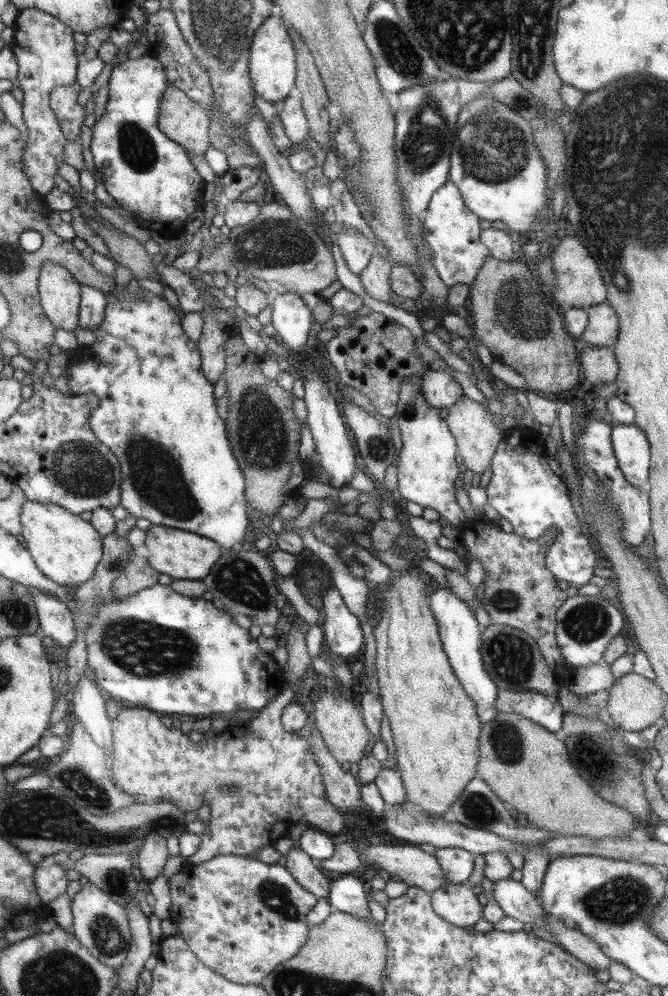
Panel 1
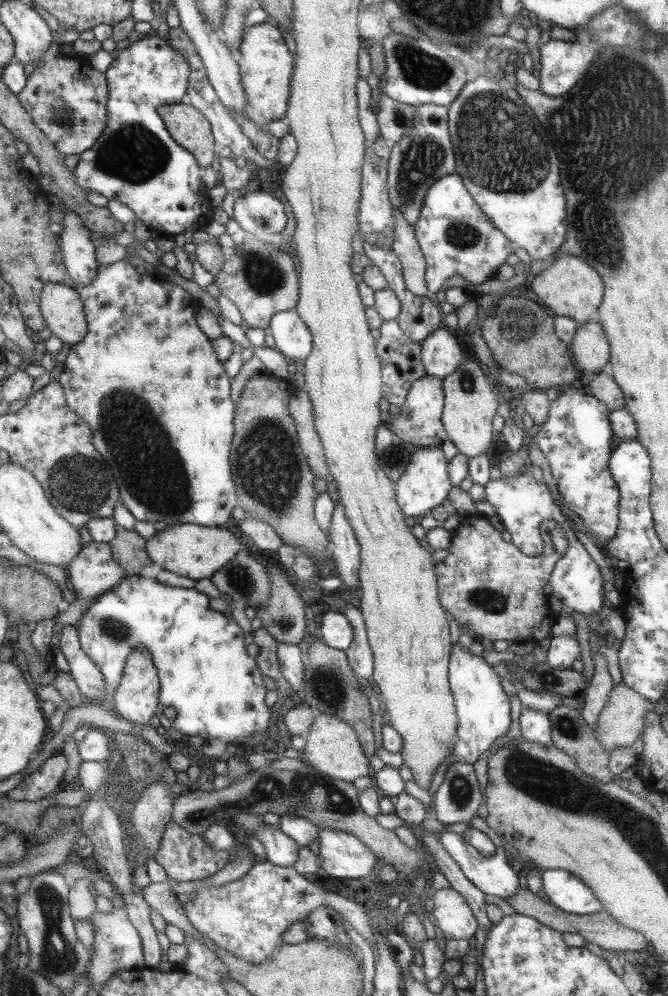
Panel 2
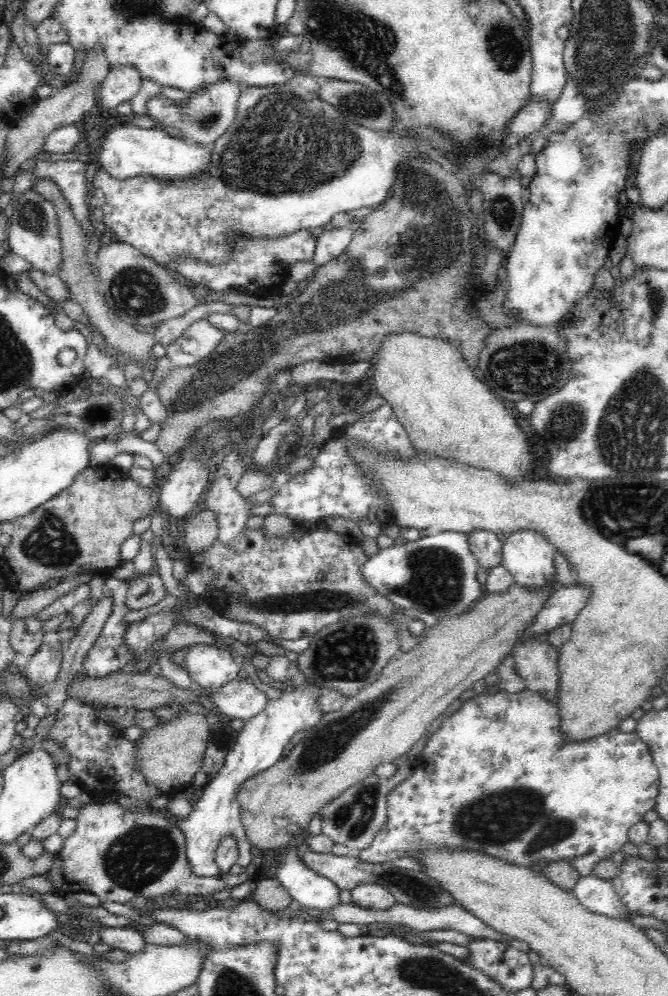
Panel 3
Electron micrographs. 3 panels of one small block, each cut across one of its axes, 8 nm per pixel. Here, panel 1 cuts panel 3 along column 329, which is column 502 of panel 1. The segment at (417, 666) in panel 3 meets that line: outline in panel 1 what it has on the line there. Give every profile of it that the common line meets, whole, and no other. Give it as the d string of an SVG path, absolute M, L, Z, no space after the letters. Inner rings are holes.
M498 712L495 714L492 720L486 722L482 729L482 736L479 736L479 762L478 762L478 773L479 778L483 779L489 788L493 791L493 794L503 802L508 808L513 808L517 813L521 812L521 814L525 814L526 822L531 822L531 824L537 824L541 830L545 830L545 832L553 832L555 836L583 836L585 838L593 838L593 840L605 840L605 838L628 838L628 837L636 837L641 838L636 835L635 828L635 819L633 816L629 815L625 809L621 807L617 807L617 805L611 805L609 801L603 801L597 793L595 793L594 788L591 788L591 784L587 784L587 780L583 779L579 776L579 772L571 764L570 755L566 751L566 746L564 741L559 741L557 737L554 736L553 733L547 732L546 729L541 728L531 720L527 720L527 718L523 718L523 716L519 716L519 714L515 714L513 712Z

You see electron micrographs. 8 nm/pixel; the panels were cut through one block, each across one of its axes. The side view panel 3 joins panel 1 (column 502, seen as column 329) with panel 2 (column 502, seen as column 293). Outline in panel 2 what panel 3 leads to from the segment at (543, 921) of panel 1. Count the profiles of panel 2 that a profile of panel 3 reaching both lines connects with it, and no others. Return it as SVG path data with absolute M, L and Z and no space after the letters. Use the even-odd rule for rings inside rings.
M441 831L437 835L439 836L439 844L447 850L447 854L453 858L453 862L460 866L465 879L481 889L483 894L491 894L491 896L507 900L509 897L513 897L513 893L519 889L517 869L503 855L503 847L497 848L491 857L484 857L482 853L467 843L462 835L449 831Z

